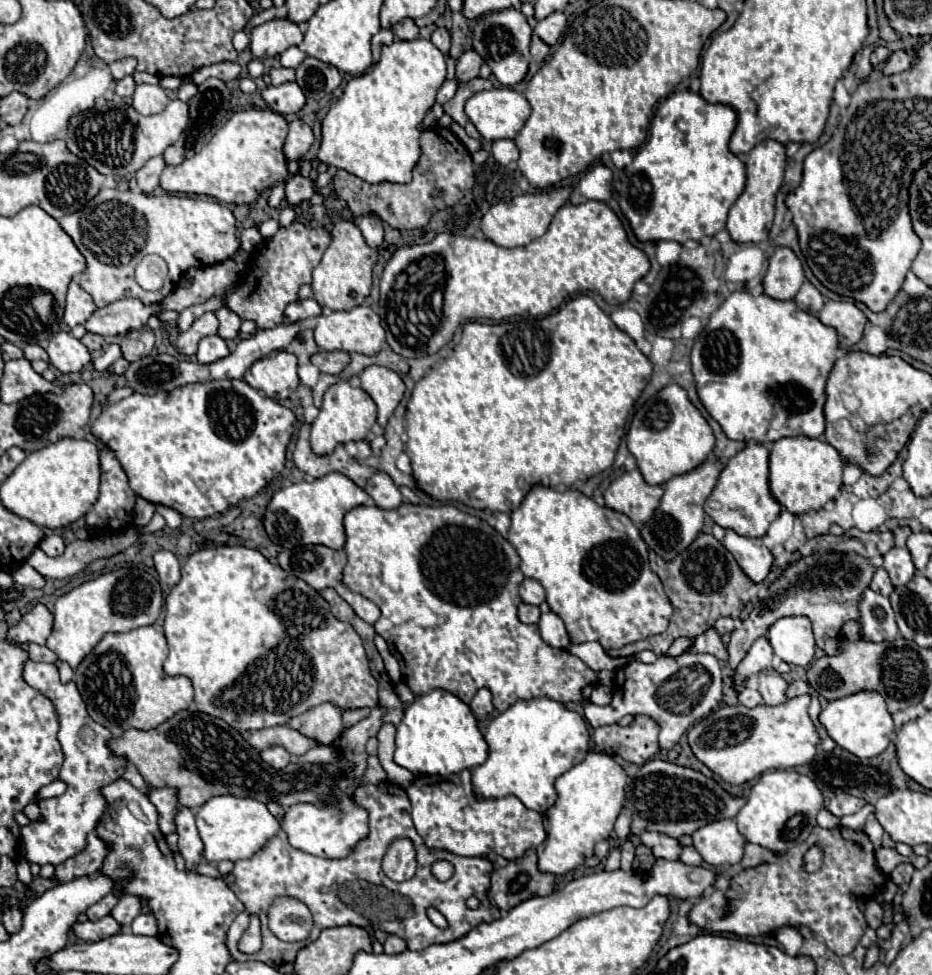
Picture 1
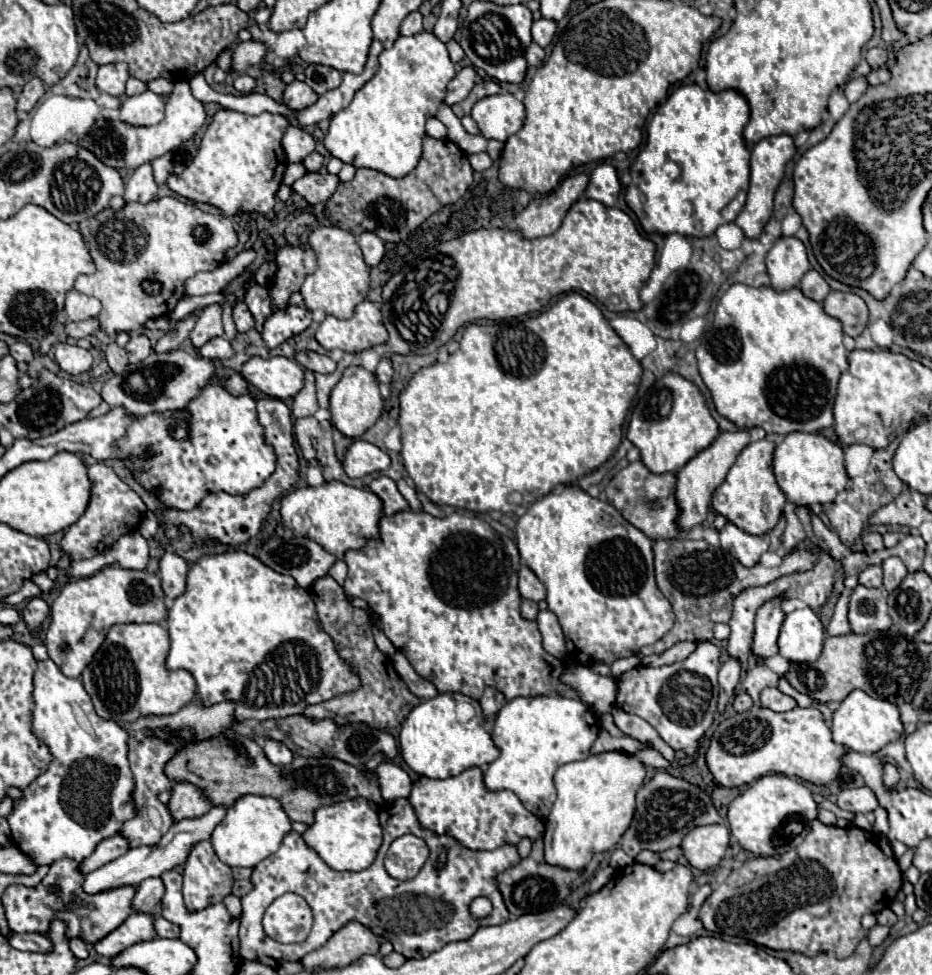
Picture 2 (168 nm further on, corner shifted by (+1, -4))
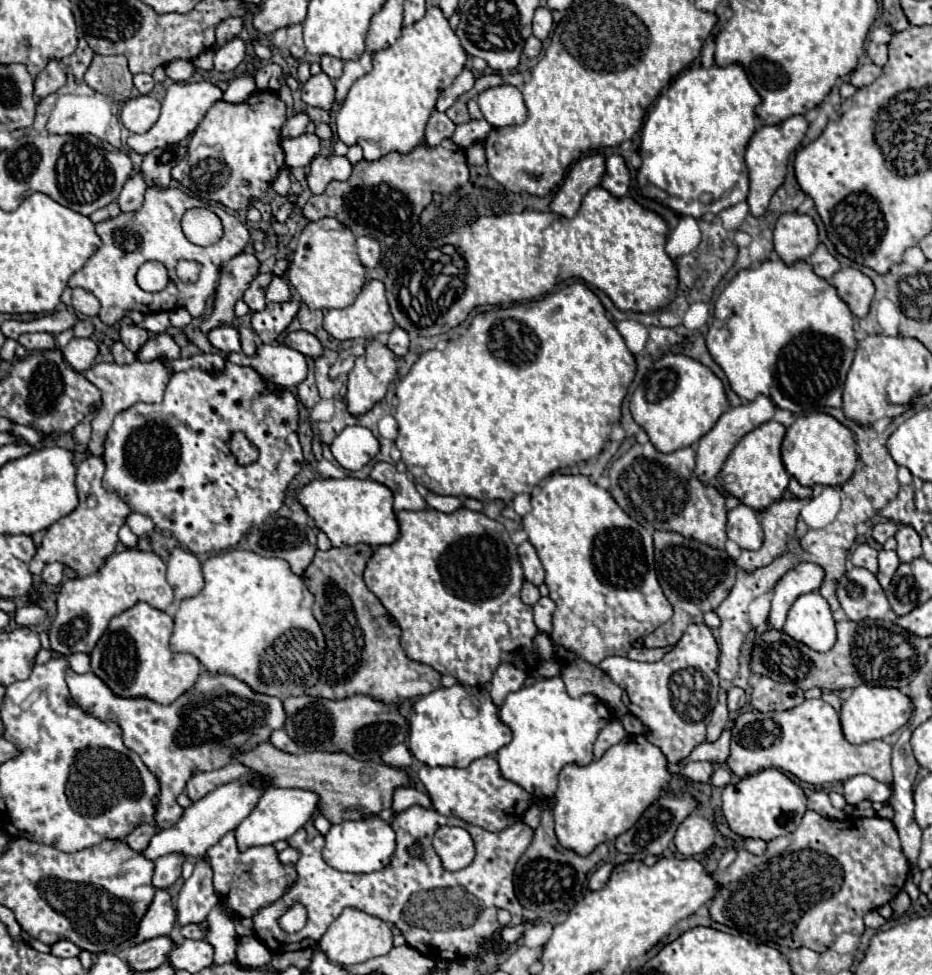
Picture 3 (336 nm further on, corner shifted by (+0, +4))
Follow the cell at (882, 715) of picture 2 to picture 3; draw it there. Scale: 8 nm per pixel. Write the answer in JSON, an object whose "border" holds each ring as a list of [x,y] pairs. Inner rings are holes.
{"border":[[[857,686],[853,694],[841,706],[843,734],[851,744],[865,744],[871,740],[885,738],[907,724],[911,718],[911,700],[897,688],[883,686]]]}

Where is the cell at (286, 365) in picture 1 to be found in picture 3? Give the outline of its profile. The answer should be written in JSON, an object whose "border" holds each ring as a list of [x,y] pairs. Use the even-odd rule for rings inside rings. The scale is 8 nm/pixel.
{"border":[[[261,344],[257,350],[257,356],[245,356],[241,354],[229,354],[229,362],[239,366],[251,366],[259,370],[267,380],[273,380],[281,388],[293,388],[301,384],[307,378],[307,360],[301,352],[289,348],[289,346],[271,346]]]}

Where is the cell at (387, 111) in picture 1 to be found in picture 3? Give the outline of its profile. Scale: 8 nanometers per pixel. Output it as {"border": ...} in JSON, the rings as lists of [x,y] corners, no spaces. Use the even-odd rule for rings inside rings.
{"border":[[[431,6],[413,26],[403,28],[403,36],[387,50],[373,54],[373,68],[349,90],[335,118],[339,140],[347,146],[361,140],[379,144],[379,156],[391,150],[407,154],[425,136],[425,124],[435,110],[439,94],[461,74],[467,60],[457,34],[451,30],[441,8]]]}

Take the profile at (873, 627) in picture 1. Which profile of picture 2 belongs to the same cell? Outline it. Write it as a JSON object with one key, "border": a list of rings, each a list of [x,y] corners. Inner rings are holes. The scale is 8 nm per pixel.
{"border":[[[856,586],[850,596],[848,620],[856,634],[884,632],[892,626],[884,594],[880,590],[864,586]]]}

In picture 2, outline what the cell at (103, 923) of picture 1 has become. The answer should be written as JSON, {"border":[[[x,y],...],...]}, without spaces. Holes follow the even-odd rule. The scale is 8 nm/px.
{"border":[[[130,914],[116,930],[106,934],[102,940],[94,944],[94,950],[100,956],[110,958],[110,954],[118,954],[118,950],[124,950],[126,946],[142,940],[154,938],[154,928],[152,928],[152,914]]]}

